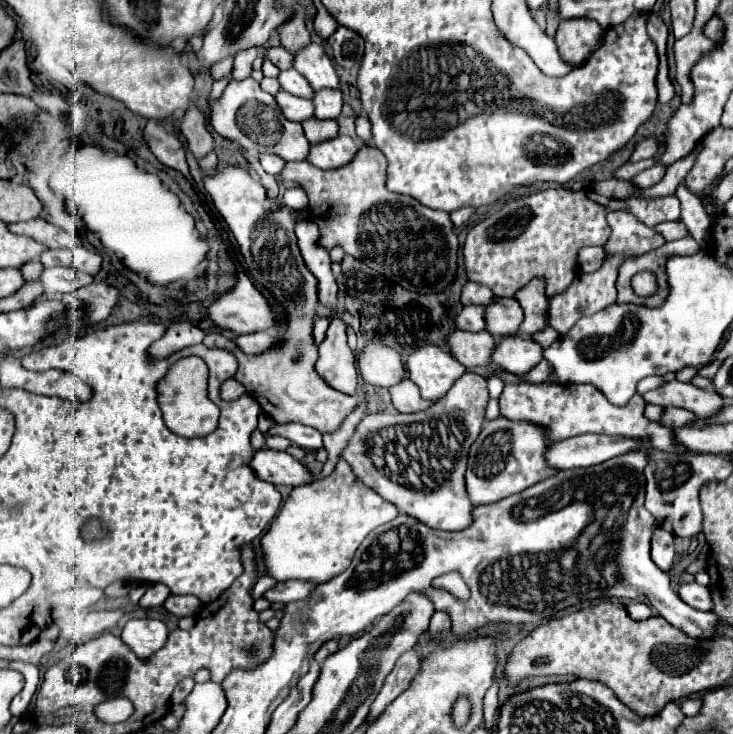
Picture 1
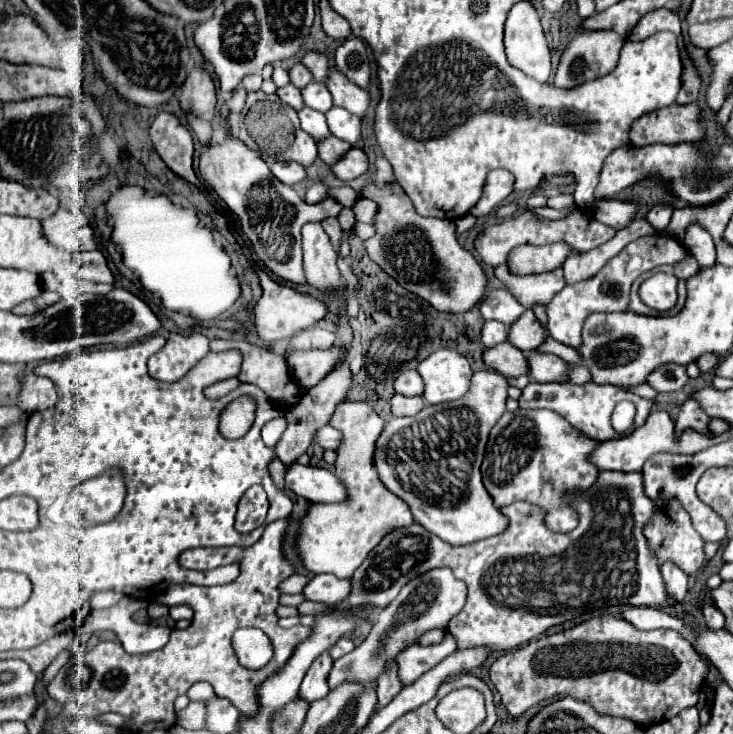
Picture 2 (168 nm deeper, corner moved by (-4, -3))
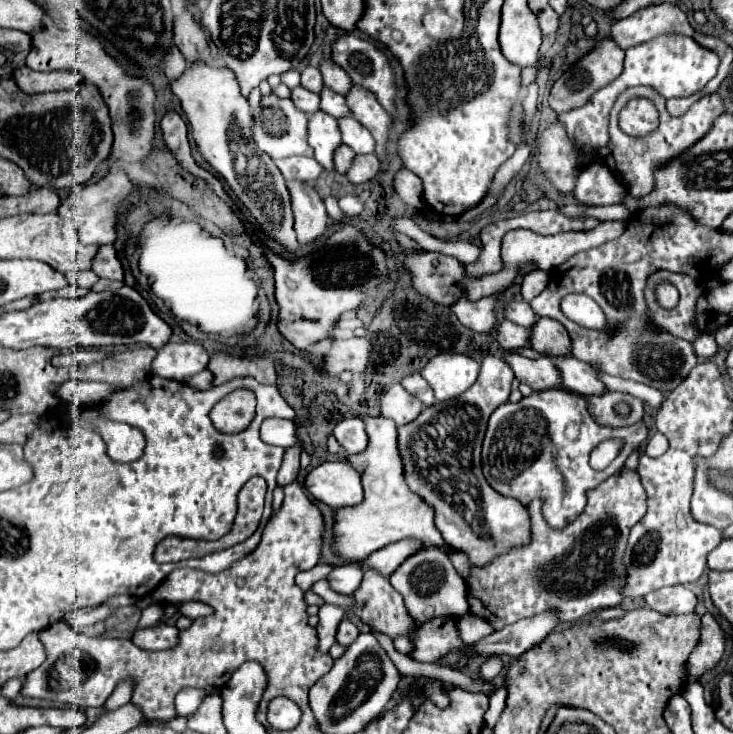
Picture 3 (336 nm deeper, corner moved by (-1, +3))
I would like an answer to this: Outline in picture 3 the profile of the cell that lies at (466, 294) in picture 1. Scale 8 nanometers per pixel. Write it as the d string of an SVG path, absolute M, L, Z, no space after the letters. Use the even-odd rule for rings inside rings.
M524 300L522 302L510 302L504 312L506 312L506 318L508 320L518 322L520 326L526 326L526 328L534 326L540 320L540 316L536 316L534 310L530 308L530 304L524 302Z

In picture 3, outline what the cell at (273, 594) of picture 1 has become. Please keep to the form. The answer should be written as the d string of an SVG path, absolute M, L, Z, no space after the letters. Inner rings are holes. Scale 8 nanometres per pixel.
M348 562L342 566L334 566L334 570L328 576L328 582L340 594L354 594L354 590L358 590L362 582L362 574L364 570L360 564Z

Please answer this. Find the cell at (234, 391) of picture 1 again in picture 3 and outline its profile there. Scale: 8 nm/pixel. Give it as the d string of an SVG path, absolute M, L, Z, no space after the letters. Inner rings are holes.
M202 370L202 372L194 374L194 376L190 376L184 384L192 386L192 388L198 388L198 390L208 390L212 386L212 376L210 376L208 370Z

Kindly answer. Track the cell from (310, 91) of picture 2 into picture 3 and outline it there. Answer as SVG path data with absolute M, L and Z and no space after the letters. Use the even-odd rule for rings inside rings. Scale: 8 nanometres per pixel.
M324 88L322 94L320 94L320 98L322 98L320 108L322 108L326 114L330 114L330 116L334 116L334 118L350 116L350 108L348 108L346 98L344 98L342 94L334 94L332 90L326 90L326 88Z

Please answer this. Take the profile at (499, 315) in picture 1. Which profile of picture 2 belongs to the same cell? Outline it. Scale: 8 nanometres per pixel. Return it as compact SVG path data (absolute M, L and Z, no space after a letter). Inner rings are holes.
M527 310L519 316L519 320L511 324L507 338L521 350L535 350L547 336L547 330L541 328L539 320L535 320L533 310Z

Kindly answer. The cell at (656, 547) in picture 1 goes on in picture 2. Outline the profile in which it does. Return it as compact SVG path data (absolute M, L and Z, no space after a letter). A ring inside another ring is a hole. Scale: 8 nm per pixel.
M663 562L661 564L661 574L663 574L665 586L669 588L669 594L677 596L677 600L683 602L683 598L685 598L685 594L689 590L687 574L681 572L681 568L677 568L673 562Z

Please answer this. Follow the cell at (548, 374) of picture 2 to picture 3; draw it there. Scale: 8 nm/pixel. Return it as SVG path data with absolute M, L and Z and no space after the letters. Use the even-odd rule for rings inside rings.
M556 358L556 366L562 370L562 380L568 390L574 390L582 396L600 396L606 394L604 382L598 378L598 370L590 364L576 358Z

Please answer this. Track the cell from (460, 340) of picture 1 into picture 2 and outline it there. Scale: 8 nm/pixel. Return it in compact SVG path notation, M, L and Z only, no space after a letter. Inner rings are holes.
M509 342L485 348L481 360L485 362L485 366L493 368L495 372L507 378L517 378L521 374L527 374L527 360L523 358L523 352Z

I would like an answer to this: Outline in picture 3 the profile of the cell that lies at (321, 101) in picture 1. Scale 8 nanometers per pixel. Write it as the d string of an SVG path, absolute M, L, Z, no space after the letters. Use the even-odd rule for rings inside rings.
M342 118L338 120L338 126L342 130L342 140L346 146L350 146L356 154L372 154L374 152L374 138L372 134L356 120L356 118Z

